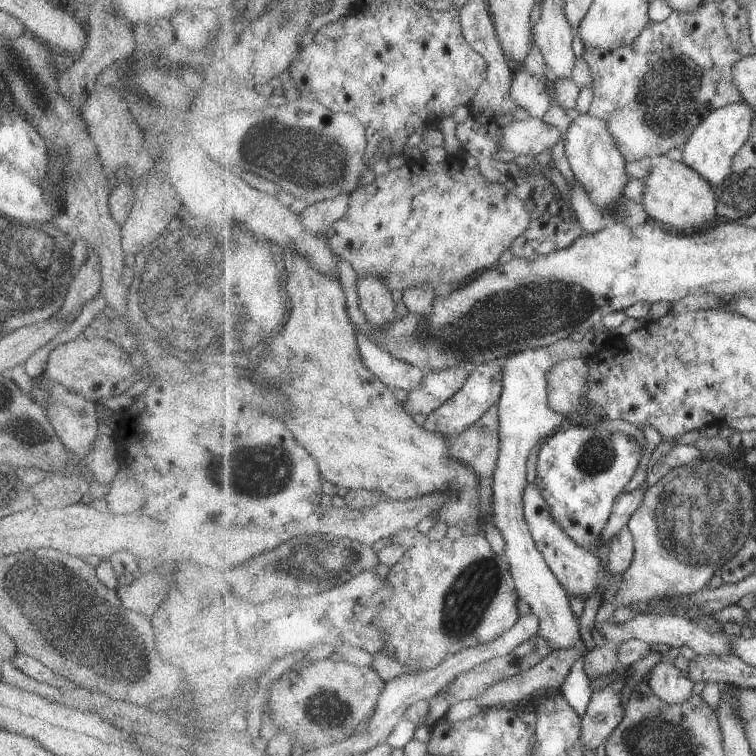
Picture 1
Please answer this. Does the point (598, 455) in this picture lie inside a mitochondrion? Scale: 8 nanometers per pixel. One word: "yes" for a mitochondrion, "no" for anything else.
yes

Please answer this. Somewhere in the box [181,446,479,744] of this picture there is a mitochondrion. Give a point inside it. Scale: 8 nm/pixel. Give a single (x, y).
(325, 707)

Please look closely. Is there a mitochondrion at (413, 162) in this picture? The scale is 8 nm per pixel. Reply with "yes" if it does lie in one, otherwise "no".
no

